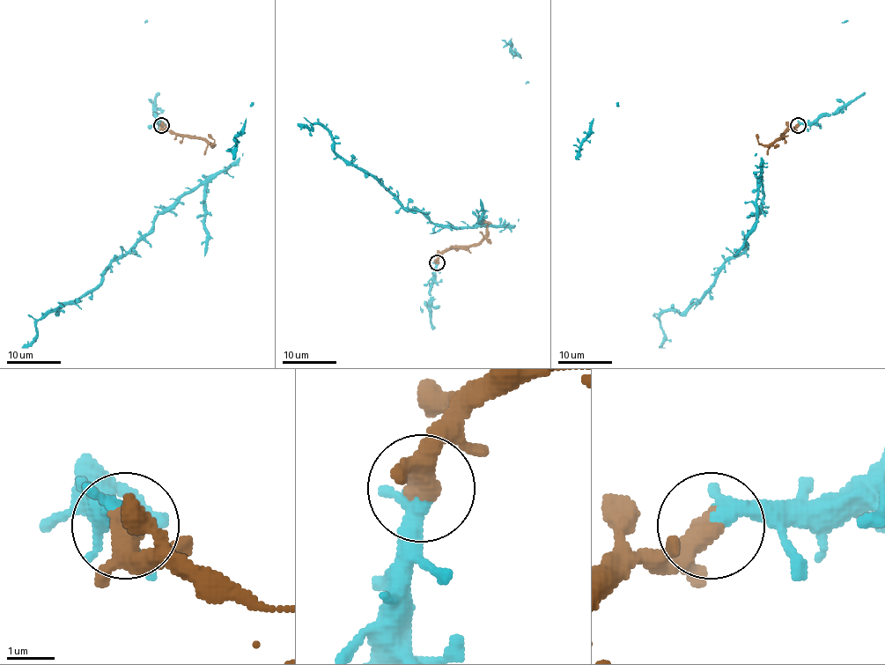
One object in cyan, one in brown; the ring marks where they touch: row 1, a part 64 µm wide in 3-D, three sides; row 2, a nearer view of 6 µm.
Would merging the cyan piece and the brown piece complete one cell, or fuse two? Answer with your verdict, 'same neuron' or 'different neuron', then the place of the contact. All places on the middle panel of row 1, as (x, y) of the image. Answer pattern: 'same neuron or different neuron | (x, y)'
same neuron | (437, 262)

